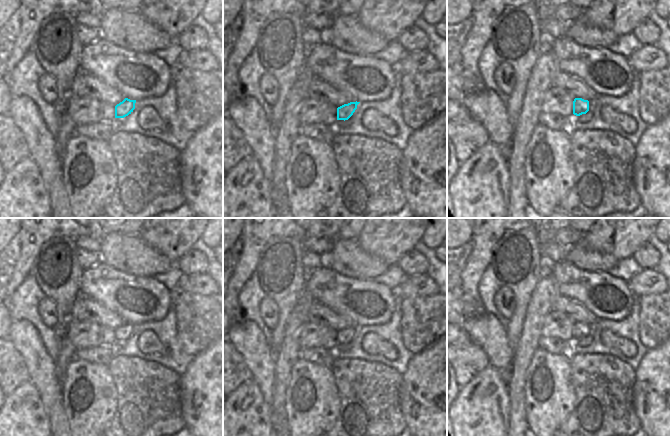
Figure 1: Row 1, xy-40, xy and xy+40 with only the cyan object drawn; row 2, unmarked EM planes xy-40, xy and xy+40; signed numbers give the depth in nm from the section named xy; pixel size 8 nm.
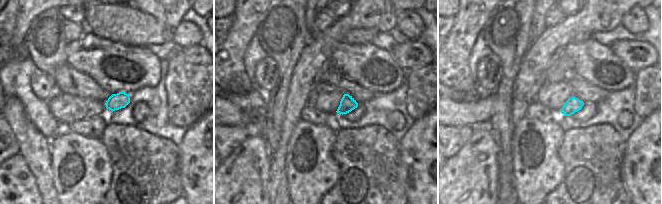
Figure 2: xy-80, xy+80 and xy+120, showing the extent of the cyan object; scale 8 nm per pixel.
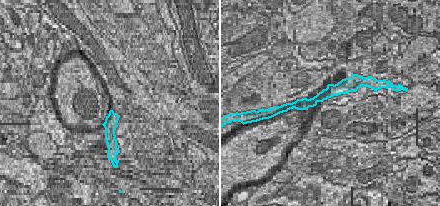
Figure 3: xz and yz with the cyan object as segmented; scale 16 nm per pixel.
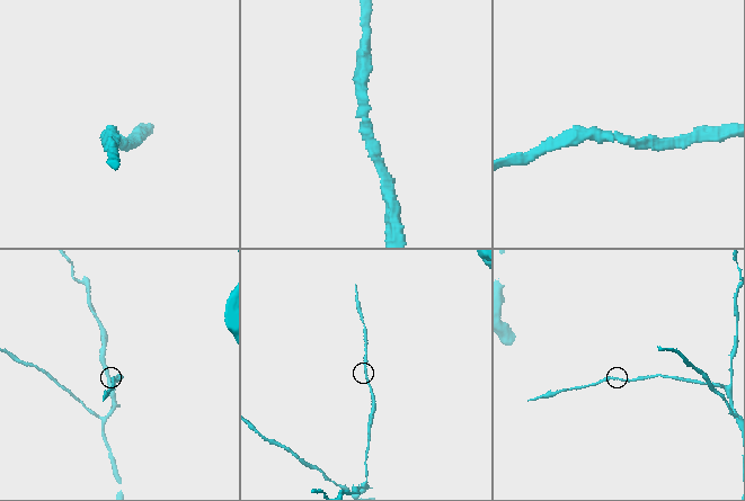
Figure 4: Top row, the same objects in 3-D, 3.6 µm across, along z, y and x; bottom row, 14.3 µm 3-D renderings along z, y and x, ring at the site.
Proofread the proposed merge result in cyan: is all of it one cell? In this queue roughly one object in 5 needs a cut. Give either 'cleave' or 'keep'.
keep

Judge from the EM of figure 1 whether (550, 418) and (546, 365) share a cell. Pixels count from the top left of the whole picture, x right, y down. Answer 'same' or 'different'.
same

